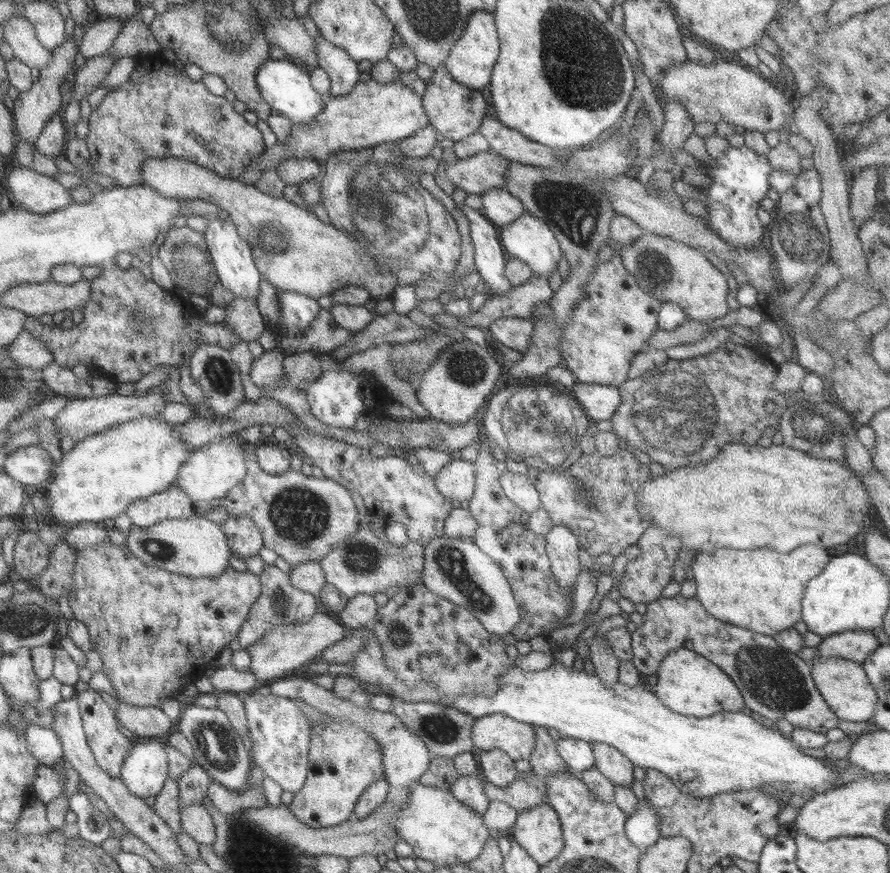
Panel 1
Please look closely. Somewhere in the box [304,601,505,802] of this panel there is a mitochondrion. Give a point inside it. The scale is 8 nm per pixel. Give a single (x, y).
(444, 730)

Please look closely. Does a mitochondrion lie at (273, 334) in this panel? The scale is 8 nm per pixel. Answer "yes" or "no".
no

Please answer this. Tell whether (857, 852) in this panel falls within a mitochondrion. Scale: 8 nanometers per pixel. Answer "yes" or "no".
no

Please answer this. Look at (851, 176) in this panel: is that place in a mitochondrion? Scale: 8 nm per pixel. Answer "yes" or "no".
no

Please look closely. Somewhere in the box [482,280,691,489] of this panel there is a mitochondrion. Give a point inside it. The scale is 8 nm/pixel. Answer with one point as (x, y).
(533, 423)

